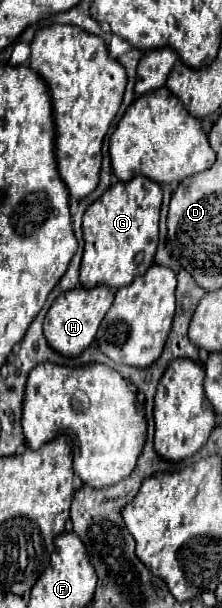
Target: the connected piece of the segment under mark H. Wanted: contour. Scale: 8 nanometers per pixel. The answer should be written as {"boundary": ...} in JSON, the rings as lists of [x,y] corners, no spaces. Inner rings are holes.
{"boundary":[[[102,284],[96,288],[72,288],[72,290],[62,292],[54,300],[54,304],[50,306],[44,318],[44,336],[50,348],[60,352],[62,356],[72,356],[72,358],[78,356],[94,340],[104,314],[112,306],[112,300],[114,300],[114,292]]]}

